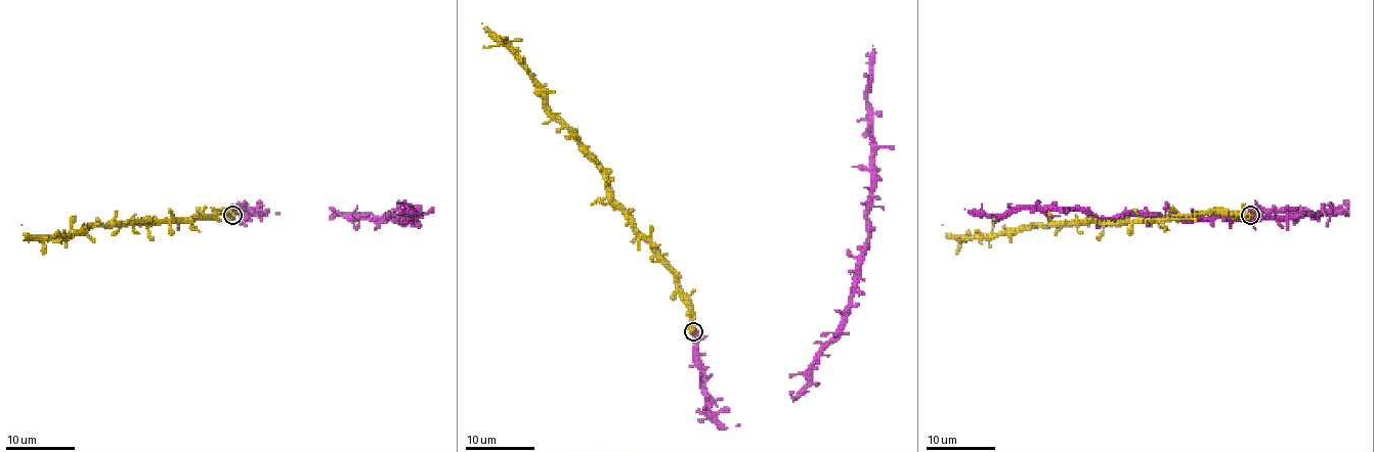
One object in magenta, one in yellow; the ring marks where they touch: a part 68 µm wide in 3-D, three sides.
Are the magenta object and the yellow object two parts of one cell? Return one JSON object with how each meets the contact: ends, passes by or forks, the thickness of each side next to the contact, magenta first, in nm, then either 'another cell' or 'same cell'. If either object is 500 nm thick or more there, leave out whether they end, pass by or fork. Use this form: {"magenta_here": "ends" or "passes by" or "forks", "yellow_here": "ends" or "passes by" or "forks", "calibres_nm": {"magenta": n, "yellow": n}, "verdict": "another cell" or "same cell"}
{"calibres_nm": {"magenta": 550, "yellow": 650}, "verdict": "same cell"}

